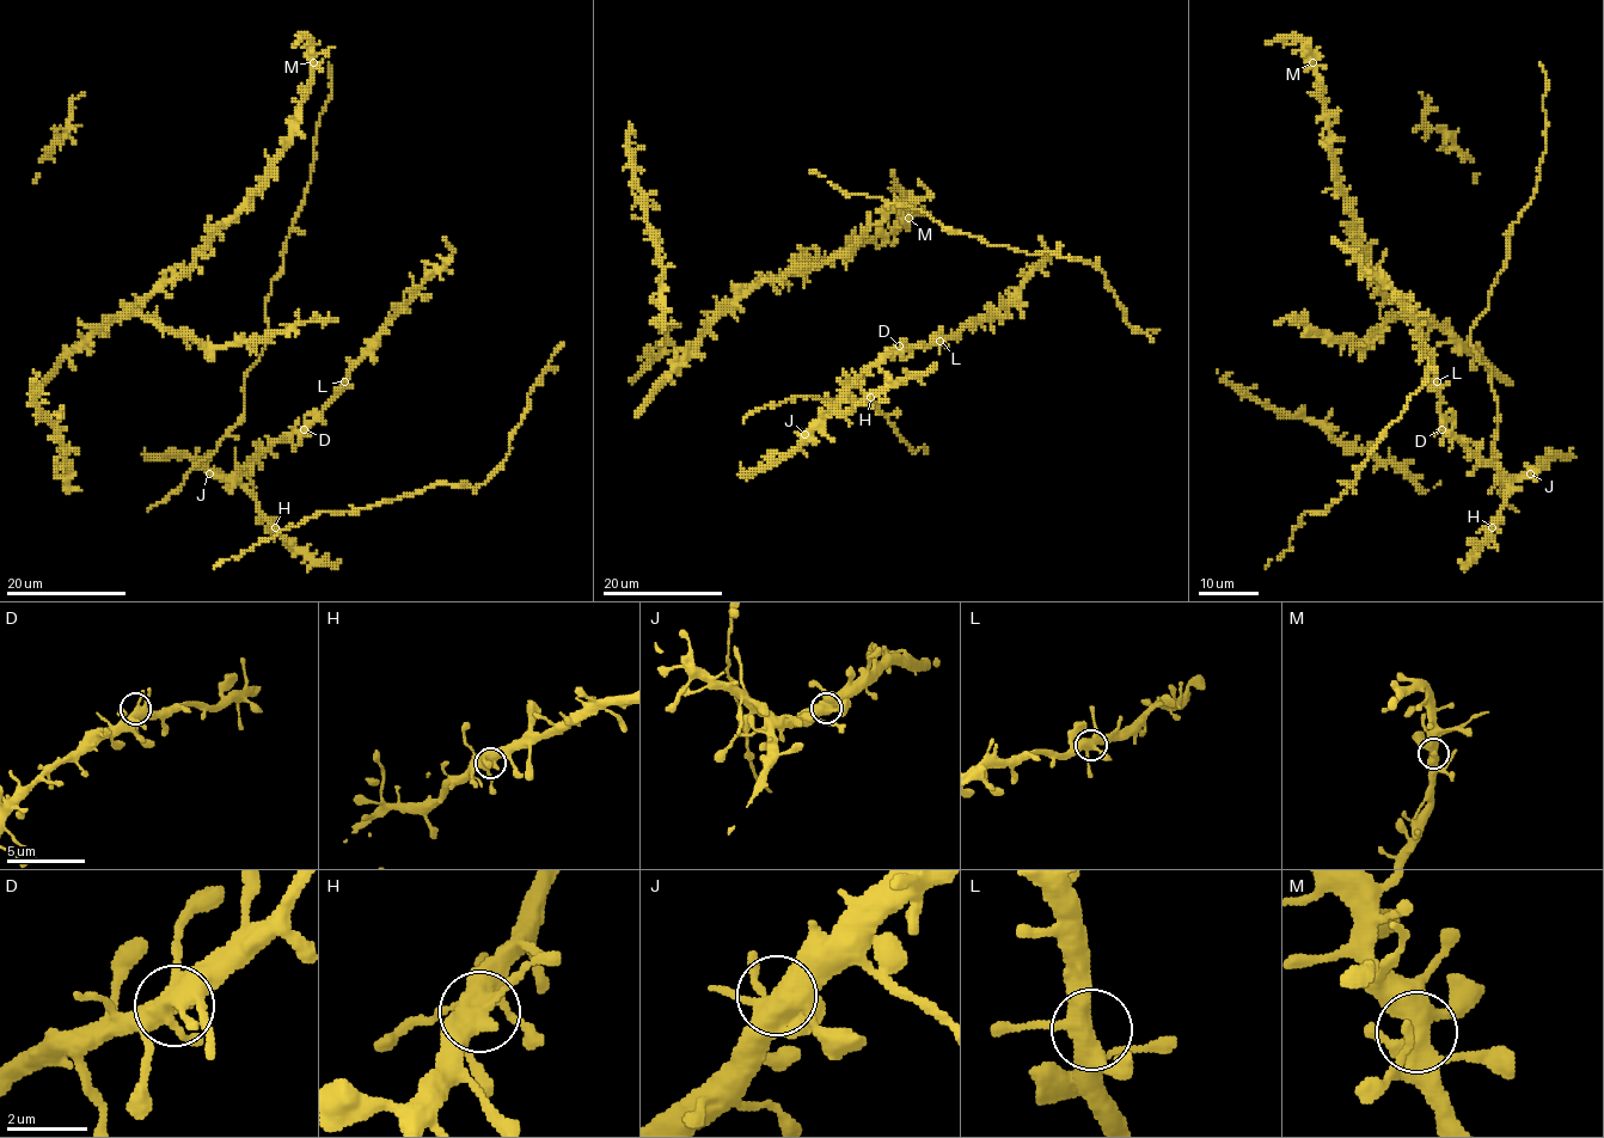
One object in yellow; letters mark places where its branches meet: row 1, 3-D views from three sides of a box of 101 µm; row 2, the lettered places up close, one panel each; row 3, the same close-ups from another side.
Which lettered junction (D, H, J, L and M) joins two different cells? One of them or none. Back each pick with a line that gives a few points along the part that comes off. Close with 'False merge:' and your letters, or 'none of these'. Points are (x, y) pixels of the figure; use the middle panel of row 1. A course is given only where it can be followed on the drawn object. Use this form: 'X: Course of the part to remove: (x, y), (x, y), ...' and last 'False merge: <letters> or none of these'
False merge: none of these

